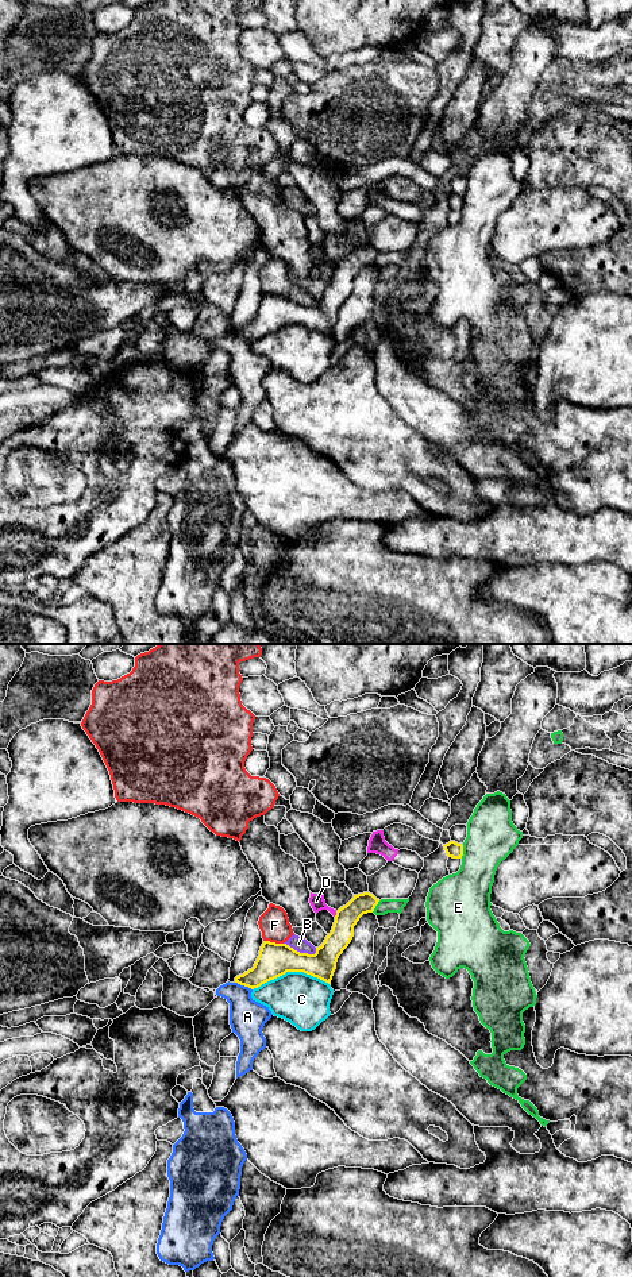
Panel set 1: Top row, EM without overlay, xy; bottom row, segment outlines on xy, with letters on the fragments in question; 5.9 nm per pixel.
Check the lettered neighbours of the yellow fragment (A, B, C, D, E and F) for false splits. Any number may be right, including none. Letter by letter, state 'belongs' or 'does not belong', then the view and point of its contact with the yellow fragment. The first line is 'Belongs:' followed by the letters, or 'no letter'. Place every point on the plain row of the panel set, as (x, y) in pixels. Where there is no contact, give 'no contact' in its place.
Belongs: no letter
A: does not belong | xy (243, 336)
B: does not belong | xy (299, 304)
C: does not belong | xy (291, 323)
D: does not belong | xy (336, 266)
E: does not belong | xy (462, 204)
F: does not belong | xy (273, 294)

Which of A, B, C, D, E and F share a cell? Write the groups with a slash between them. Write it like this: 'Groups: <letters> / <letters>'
Groups: A / B F / C / D / E

